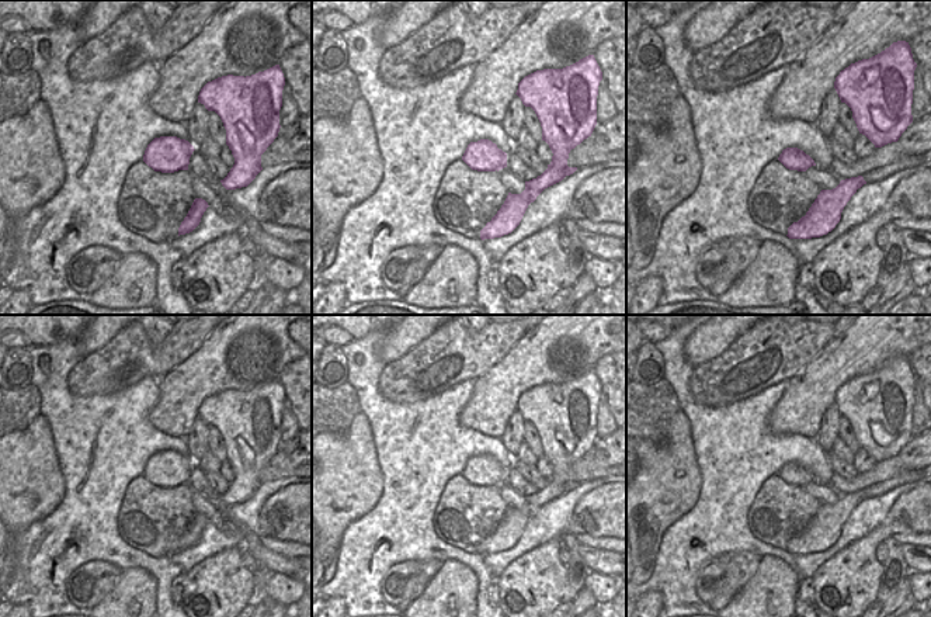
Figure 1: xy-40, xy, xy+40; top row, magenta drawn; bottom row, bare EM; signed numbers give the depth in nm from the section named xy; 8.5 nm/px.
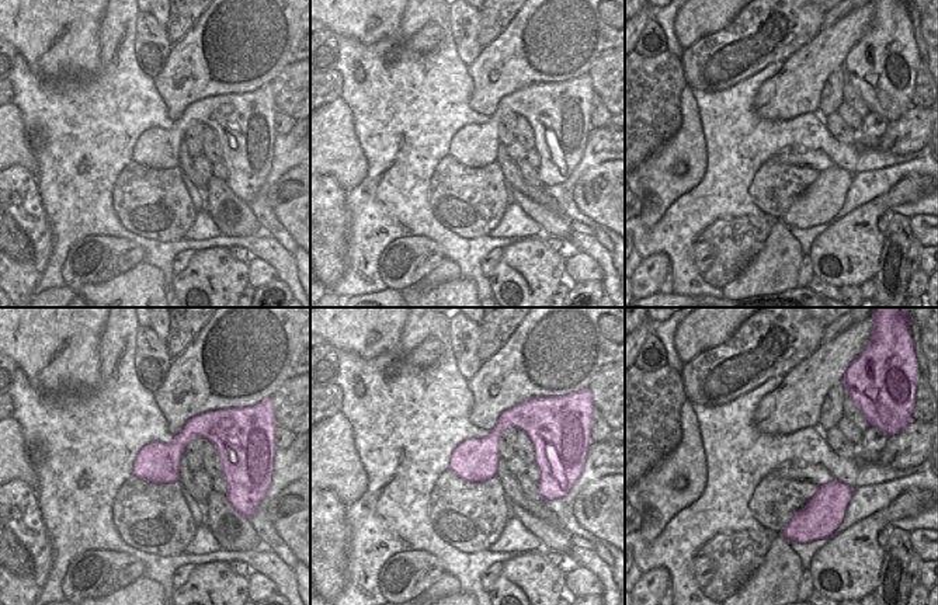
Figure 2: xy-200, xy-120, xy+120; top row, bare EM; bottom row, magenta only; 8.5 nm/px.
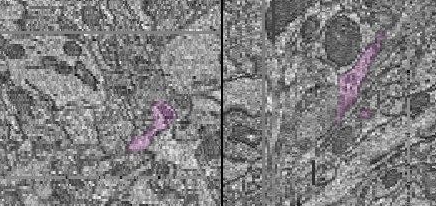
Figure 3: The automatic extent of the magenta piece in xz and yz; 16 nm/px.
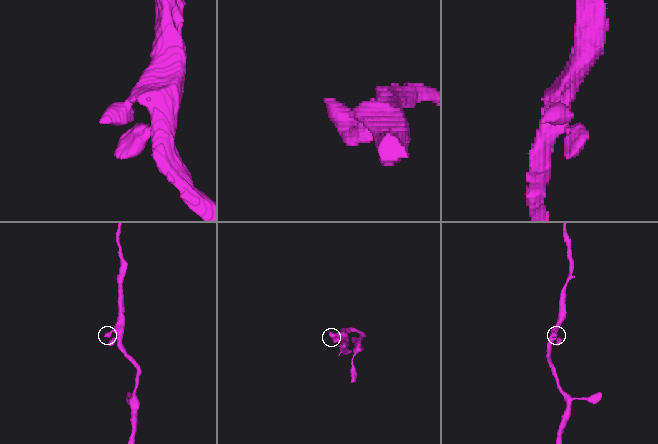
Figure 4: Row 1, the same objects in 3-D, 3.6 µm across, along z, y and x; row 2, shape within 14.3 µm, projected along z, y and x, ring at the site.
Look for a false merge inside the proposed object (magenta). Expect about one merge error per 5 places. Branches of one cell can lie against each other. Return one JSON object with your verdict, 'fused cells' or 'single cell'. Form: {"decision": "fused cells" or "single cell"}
{"decision": "single cell"}

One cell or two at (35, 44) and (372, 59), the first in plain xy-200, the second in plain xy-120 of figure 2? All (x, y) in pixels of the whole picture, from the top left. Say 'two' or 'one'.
two

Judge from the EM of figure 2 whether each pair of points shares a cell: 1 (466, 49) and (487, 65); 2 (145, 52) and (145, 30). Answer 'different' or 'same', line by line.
1: different
2: same

